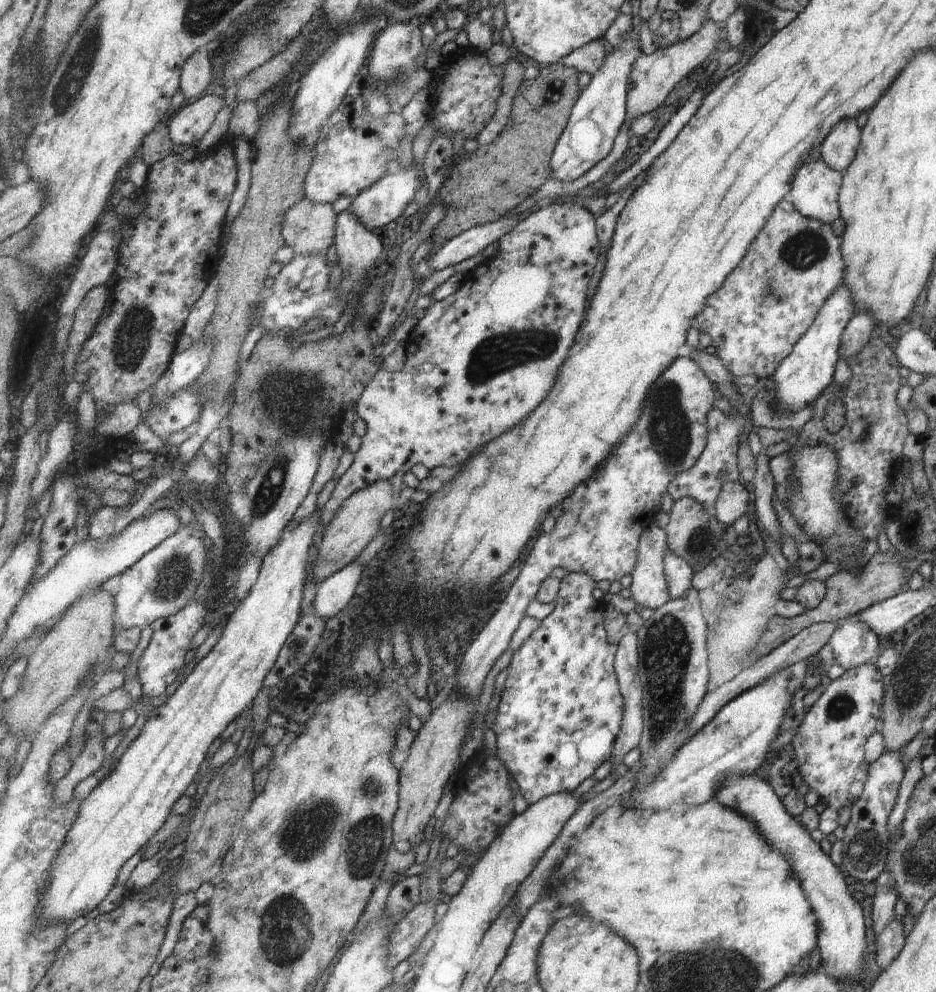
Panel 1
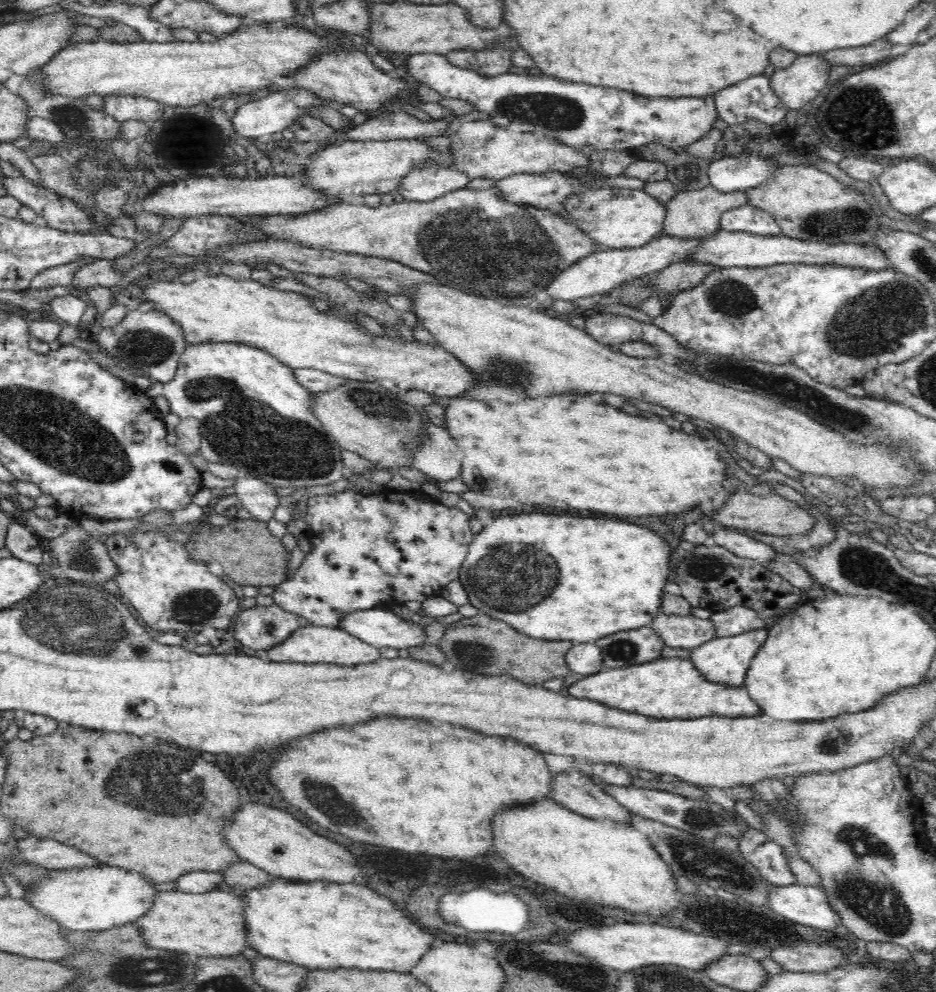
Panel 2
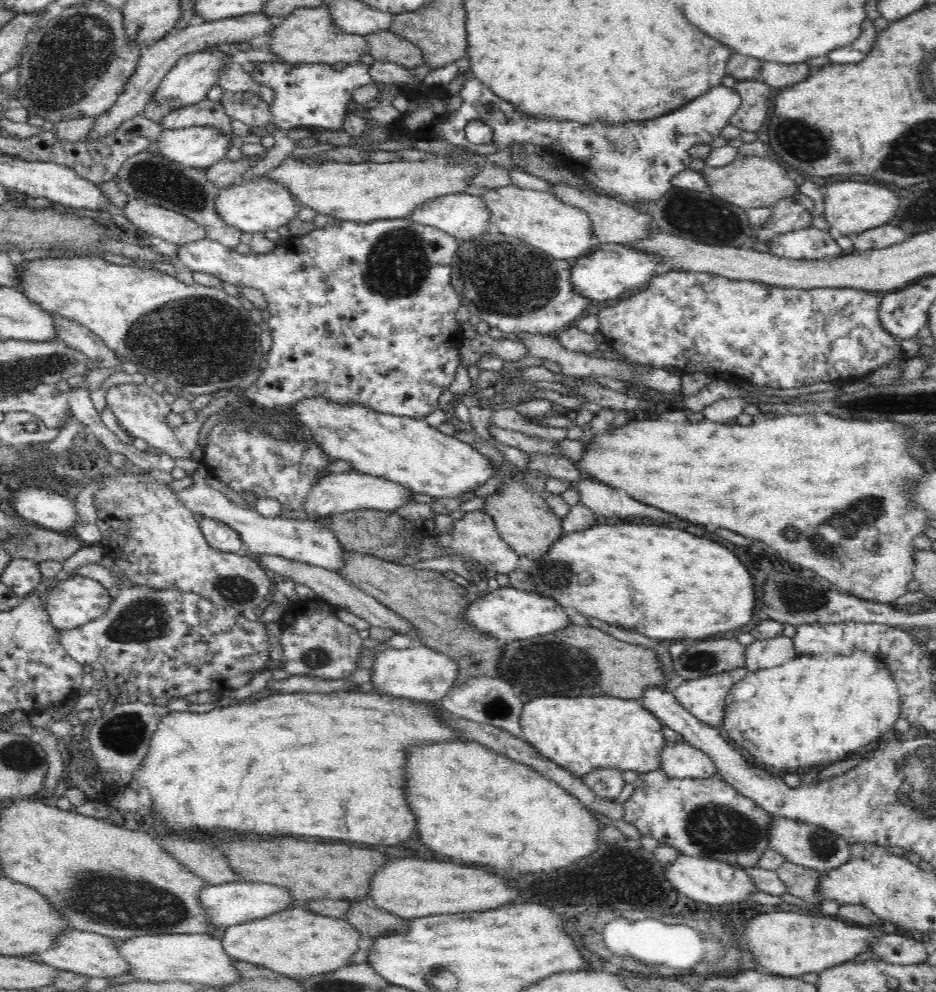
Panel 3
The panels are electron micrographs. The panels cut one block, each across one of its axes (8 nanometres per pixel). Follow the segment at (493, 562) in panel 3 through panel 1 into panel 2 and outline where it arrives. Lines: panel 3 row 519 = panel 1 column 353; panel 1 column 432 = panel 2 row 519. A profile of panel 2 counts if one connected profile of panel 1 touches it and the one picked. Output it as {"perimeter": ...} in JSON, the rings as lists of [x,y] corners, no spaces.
{"perimeter":[[[386,489],[381,494],[372,494],[364,496],[356,494],[352,491],[342,491],[336,495],[317,495],[312,496],[307,502],[307,515],[304,518],[309,523],[307,537],[310,539],[313,549],[305,555],[303,563],[295,572],[292,578],[286,582],[274,587],[272,597],[274,604],[280,608],[286,609],[288,612],[293,612],[298,616],[309,620],[311,624],[322,627],[340,628],[342,619],[354,611],[365,611],[376,608],[378,602],[390,602],[392,600],[401,604],[406,604],[409,600],[417,600],[424,602],[426,598],[434,595],[440,595],[442,588],[450,581],[456,580],[460,574],[460,569],[465,562],[465,558],[469,553],[469,548],[472,546],[475,535],[472,534],[470,527],[470,517],[457,509],[456,507],[447,507],[442,502],[435,500],[430,502],[430,498],[414,498],[414,493],[397,492],[396,490]]]}

